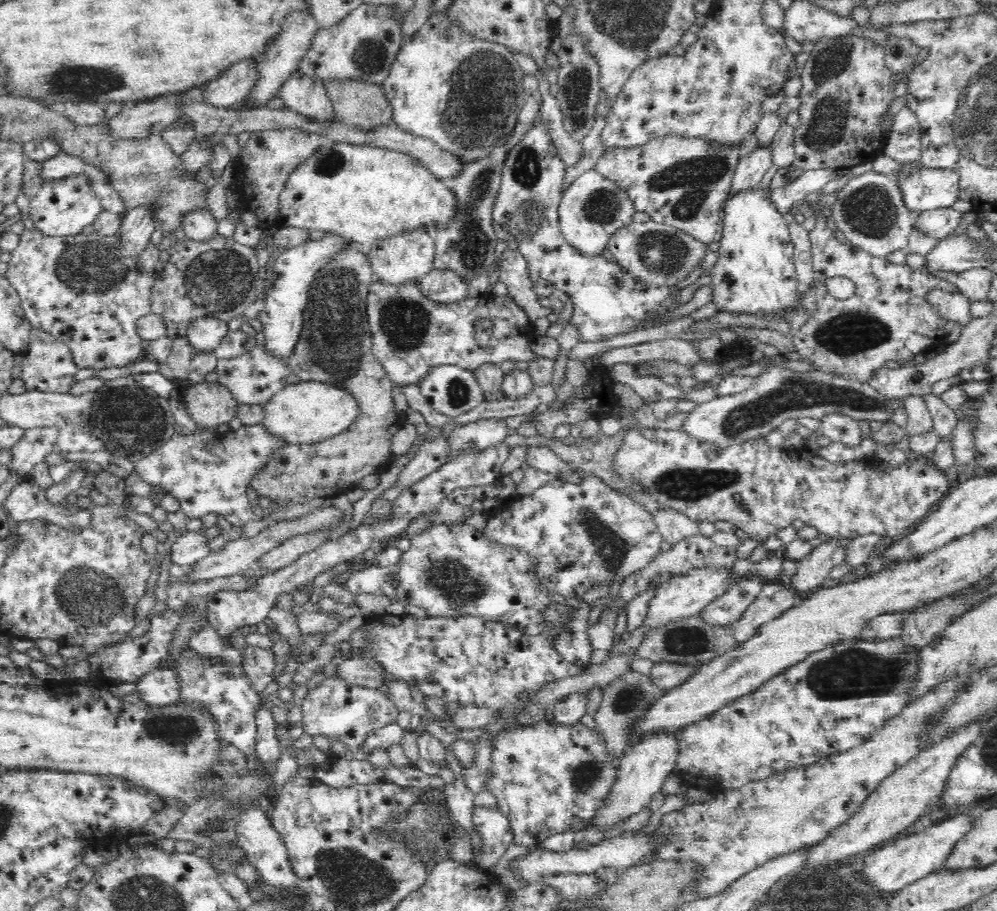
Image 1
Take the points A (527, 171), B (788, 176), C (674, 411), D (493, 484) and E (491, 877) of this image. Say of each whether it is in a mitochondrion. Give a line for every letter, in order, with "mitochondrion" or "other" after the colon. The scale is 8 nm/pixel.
A: mitochondrion
B: other
C: other
D: other
E: other

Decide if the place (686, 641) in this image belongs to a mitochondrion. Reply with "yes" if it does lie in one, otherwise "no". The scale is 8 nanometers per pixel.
yes

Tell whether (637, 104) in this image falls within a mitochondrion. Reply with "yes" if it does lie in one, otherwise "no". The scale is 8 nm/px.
no

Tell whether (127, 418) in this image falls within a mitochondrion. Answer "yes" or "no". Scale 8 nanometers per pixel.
yes

